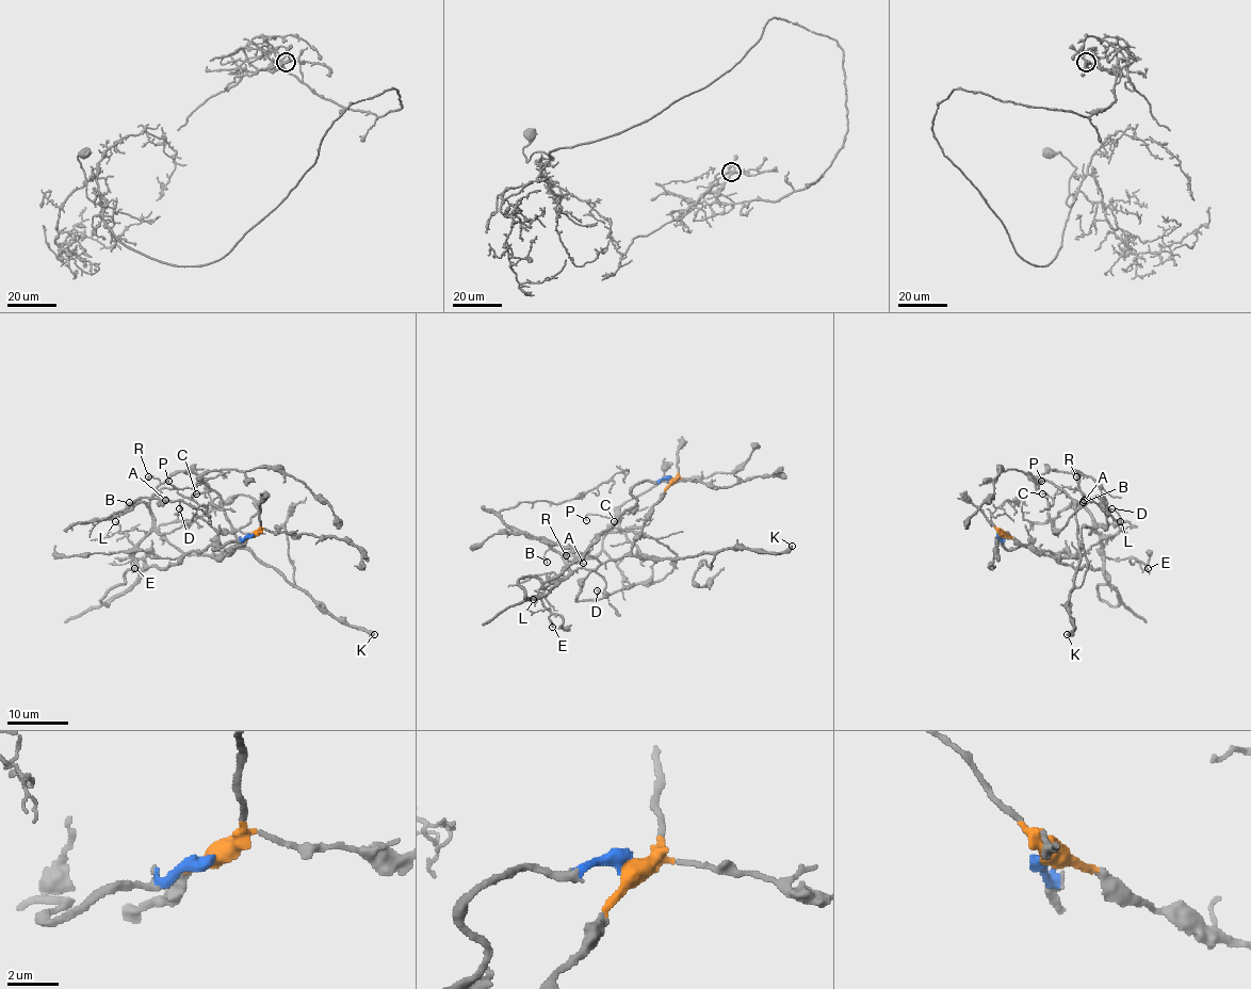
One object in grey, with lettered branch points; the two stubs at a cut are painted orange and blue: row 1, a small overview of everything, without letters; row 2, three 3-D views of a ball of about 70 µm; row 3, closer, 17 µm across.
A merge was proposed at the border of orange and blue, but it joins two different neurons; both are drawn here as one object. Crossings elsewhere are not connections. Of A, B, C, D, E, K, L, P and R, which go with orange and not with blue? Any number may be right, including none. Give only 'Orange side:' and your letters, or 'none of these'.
Orange side: D, K, P

